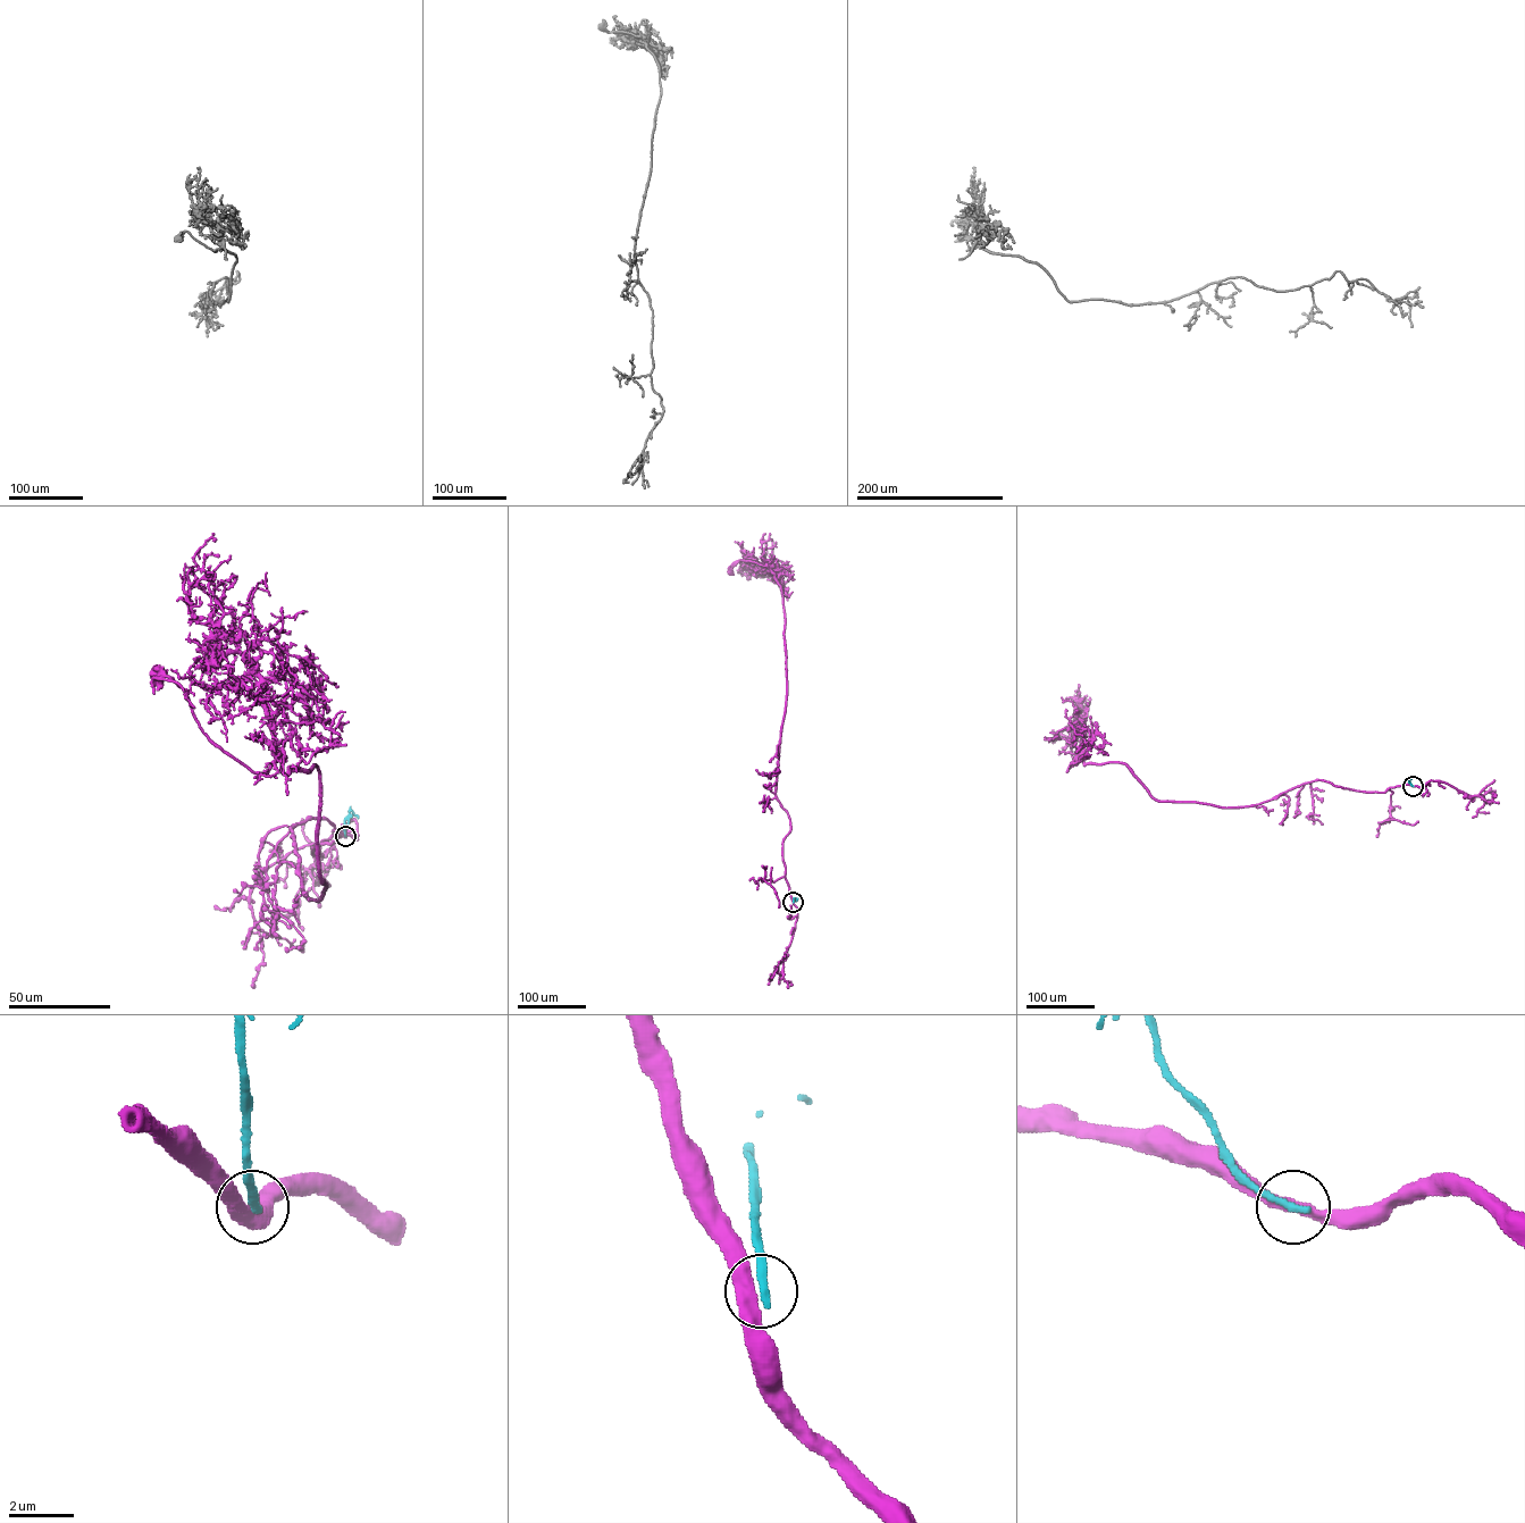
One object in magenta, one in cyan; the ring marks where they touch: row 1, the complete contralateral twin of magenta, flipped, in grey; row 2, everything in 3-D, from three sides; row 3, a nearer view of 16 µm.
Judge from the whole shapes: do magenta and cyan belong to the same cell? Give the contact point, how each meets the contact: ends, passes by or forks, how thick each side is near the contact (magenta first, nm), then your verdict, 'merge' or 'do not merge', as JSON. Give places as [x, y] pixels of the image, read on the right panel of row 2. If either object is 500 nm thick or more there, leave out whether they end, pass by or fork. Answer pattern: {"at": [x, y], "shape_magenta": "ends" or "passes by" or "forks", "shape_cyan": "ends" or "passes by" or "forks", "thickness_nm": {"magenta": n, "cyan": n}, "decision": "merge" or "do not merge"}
{"at": [1413, 786], "shape_magenta": "passes by", "shape_cyan": "ends", "thickness_nm": {"magenta": 400, "cyan": 280}, "decision": "do not merge"}

